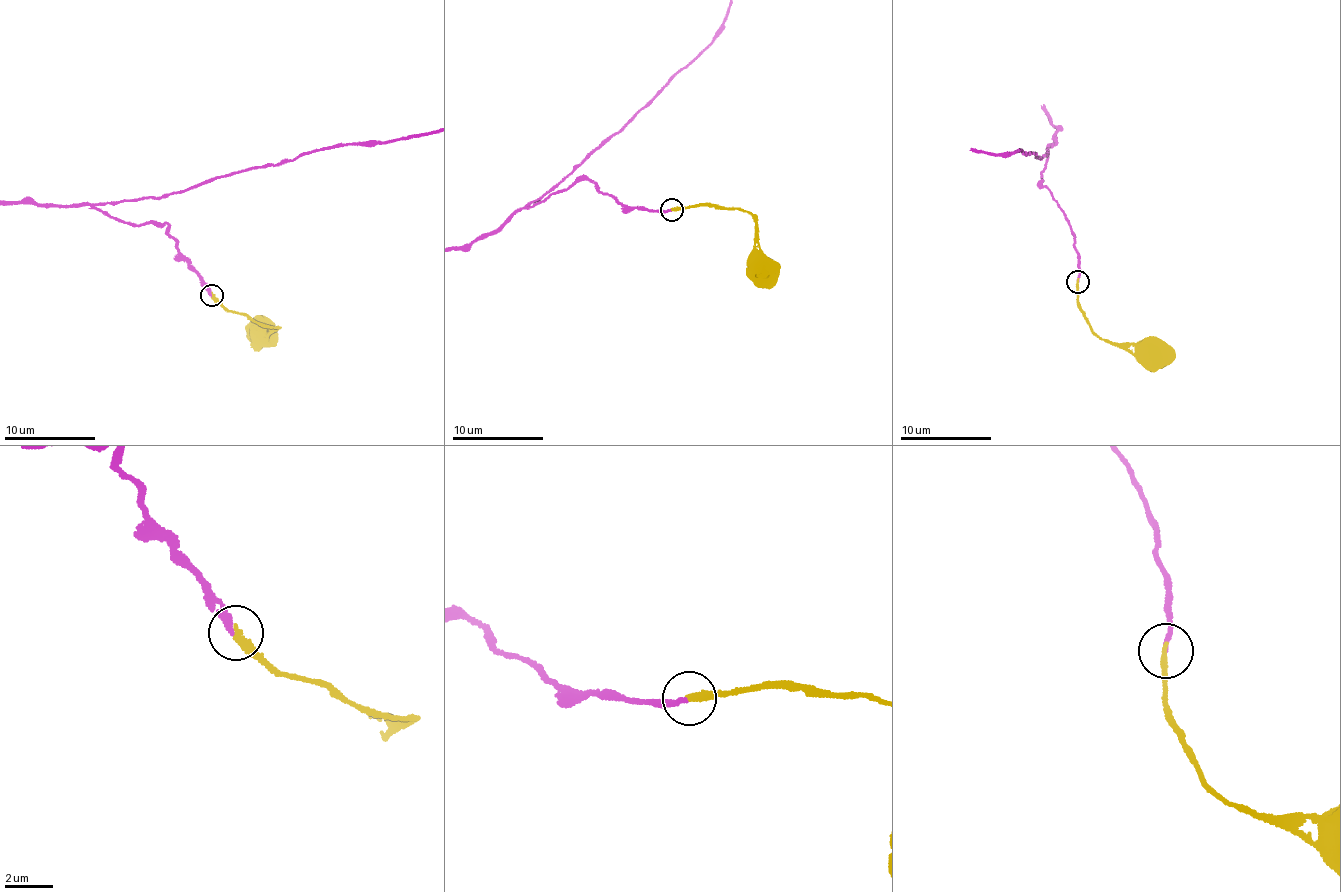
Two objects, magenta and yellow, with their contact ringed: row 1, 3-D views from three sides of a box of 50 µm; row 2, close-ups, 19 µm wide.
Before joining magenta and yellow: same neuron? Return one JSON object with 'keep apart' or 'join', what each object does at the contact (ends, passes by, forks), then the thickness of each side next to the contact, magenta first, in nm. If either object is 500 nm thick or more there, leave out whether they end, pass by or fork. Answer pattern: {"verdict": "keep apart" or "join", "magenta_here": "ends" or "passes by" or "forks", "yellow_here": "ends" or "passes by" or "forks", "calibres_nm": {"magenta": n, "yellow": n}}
{"verdict": "join", "magenta_here": "ends", "yellow_here": "ends", "calibres_nm": {"magenta": 200, "yellow": 220}}

